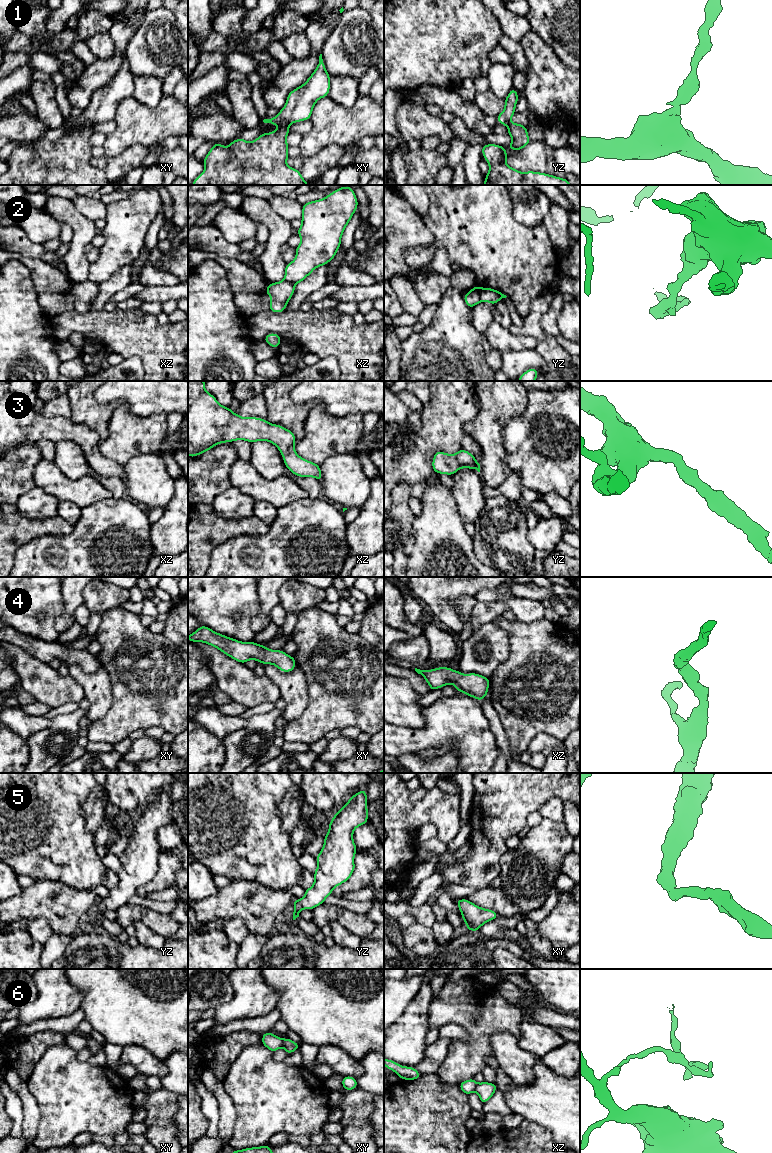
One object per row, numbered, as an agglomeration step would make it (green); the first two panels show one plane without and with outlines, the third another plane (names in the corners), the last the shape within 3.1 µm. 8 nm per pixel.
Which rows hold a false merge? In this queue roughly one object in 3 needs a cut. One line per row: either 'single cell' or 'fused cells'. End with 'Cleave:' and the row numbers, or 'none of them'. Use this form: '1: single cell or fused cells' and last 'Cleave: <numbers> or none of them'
1: fused cells
2: fused cells
3: single cell
4: single cell
5: single cell
6: fused cells
Cleave: 1, 2, 6

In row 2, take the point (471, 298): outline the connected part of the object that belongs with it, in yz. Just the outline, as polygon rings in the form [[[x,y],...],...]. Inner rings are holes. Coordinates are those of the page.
[[[475,285],[471,291],[463,296],[465,303],[470,309],[481,302],[480,290],[481,288]]]

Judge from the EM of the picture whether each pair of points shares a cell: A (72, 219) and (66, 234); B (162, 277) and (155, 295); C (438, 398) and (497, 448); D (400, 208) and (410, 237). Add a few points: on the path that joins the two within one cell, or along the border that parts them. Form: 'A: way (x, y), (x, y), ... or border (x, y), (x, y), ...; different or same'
A: border (60, 221), (72, 230), (72, 239), (69, 243); different
B: border (177, 283), (174, 285), (144, 287); different
C: border (475, 400), (477, 413), (463, 426), (465, 434); different
D: way (400, 215), (400, 225), (405, 230); same

